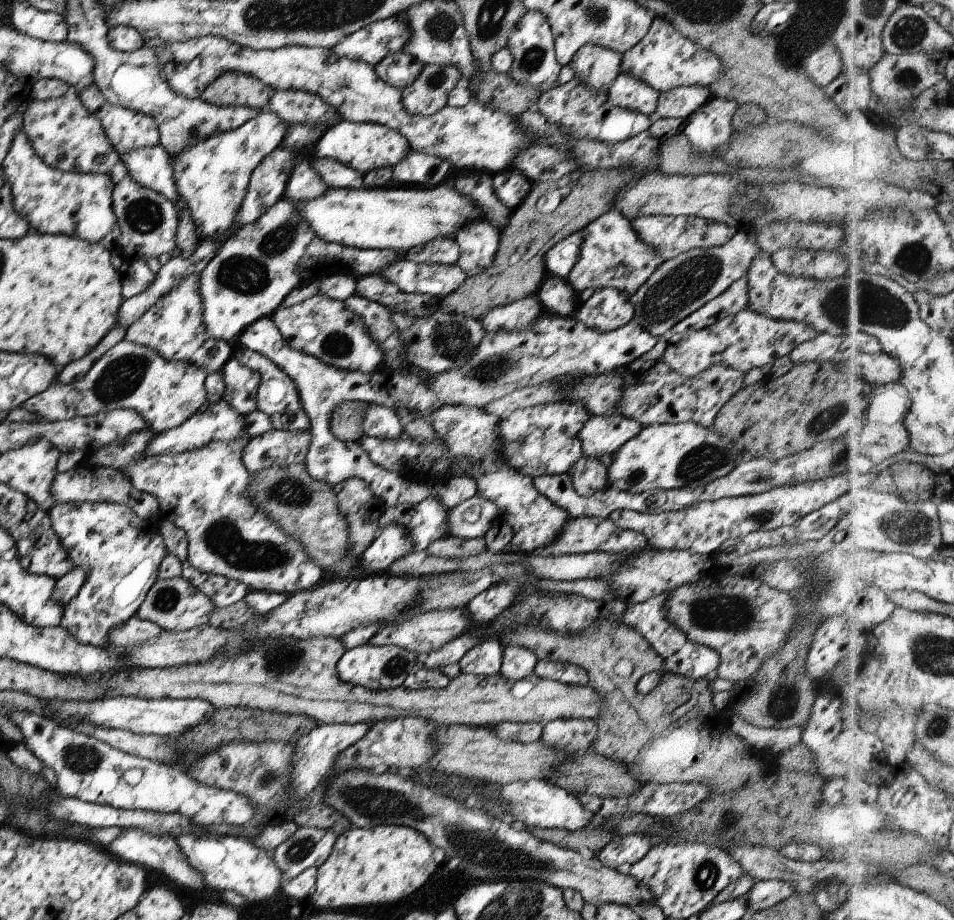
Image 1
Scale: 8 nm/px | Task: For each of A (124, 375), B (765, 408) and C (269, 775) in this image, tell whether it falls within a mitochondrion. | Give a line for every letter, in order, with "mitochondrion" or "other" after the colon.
A: mitochondrion
B: other
C: mitochondrion

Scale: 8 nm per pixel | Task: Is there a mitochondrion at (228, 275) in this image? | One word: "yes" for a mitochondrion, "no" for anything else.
yes

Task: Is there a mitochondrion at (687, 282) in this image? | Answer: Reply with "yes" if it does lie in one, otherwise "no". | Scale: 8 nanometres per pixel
yes

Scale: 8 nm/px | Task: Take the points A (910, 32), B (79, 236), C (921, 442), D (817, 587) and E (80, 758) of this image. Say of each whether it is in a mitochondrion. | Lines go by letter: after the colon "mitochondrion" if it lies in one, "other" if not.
A: mitochondrion
B: other
C: other
D: mitochondrion
E: mitochondrion

